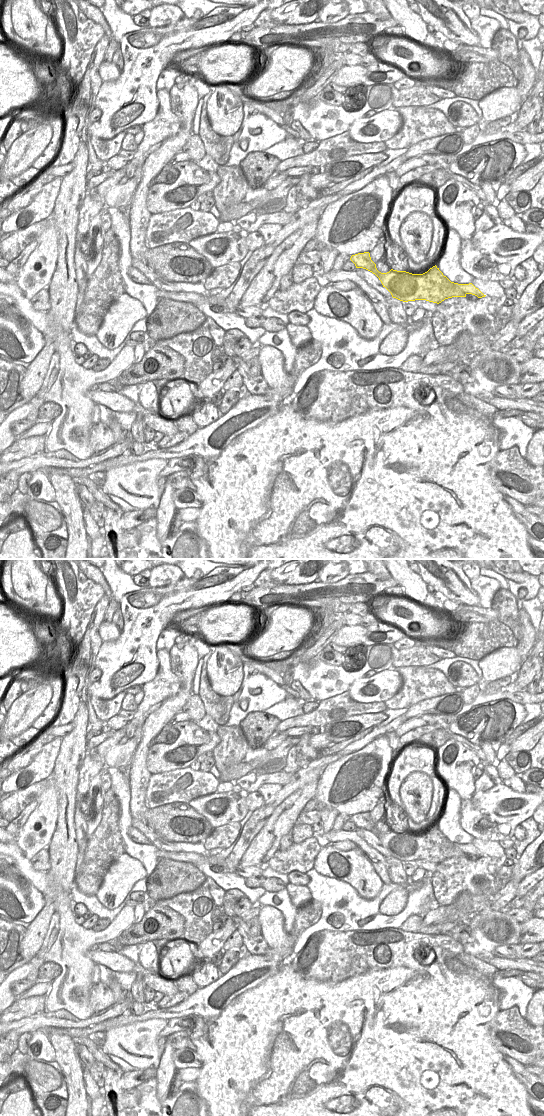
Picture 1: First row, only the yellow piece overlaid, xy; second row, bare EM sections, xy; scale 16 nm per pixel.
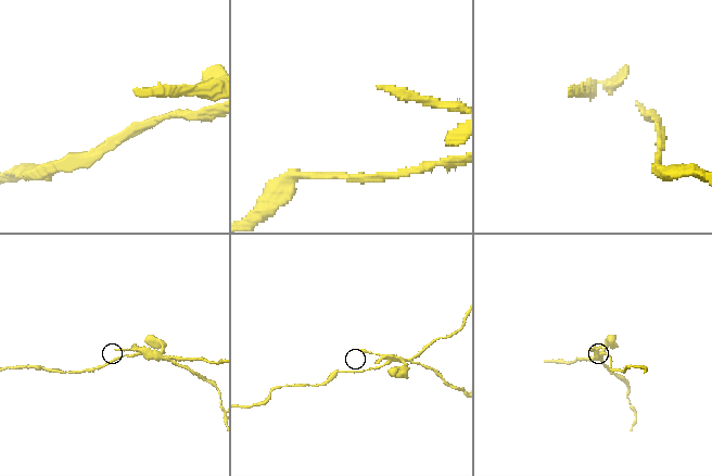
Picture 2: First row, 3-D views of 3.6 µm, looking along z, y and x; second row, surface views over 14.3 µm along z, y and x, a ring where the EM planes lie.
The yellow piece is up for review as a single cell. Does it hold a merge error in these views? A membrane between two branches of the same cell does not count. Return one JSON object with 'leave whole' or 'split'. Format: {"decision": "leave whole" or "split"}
{"decision": "split"}

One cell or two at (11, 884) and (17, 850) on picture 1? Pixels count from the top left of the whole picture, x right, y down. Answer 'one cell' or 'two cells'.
two cells

